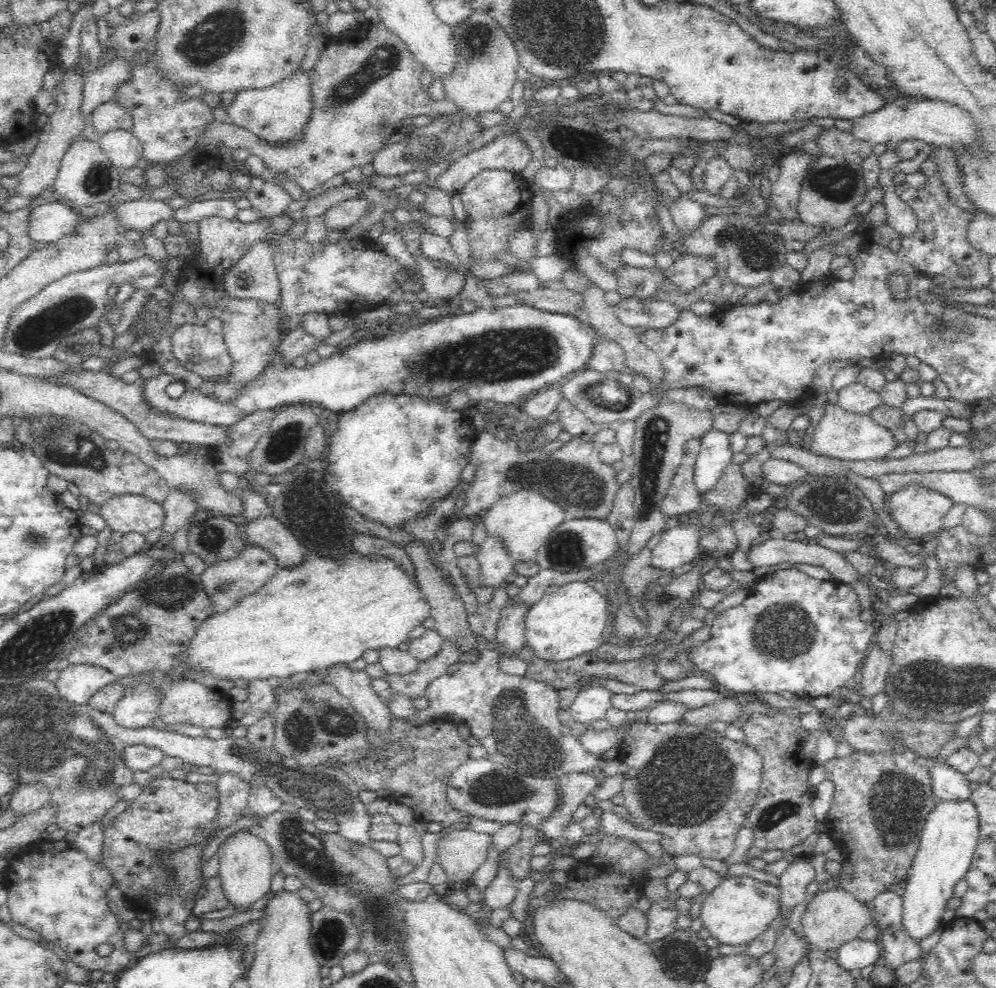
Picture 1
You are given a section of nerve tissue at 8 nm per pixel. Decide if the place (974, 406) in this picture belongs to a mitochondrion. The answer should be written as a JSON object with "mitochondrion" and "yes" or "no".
{"mitochondrion":"no"}

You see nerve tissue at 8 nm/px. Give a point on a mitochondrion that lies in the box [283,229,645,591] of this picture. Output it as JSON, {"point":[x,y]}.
{"point":[503,354]}

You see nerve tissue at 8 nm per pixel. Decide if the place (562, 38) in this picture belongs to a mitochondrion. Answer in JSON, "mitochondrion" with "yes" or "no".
{"mitochondrion":"yes"}

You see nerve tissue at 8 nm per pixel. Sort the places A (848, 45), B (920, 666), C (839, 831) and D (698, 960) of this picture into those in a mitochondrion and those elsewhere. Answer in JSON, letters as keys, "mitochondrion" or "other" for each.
{"A":"other","B":"mitochondrion","C":"other","D":"other"}

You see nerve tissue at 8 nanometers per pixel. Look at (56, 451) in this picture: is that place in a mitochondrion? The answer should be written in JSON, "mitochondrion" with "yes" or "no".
{"mitochondrion":"yes"}

